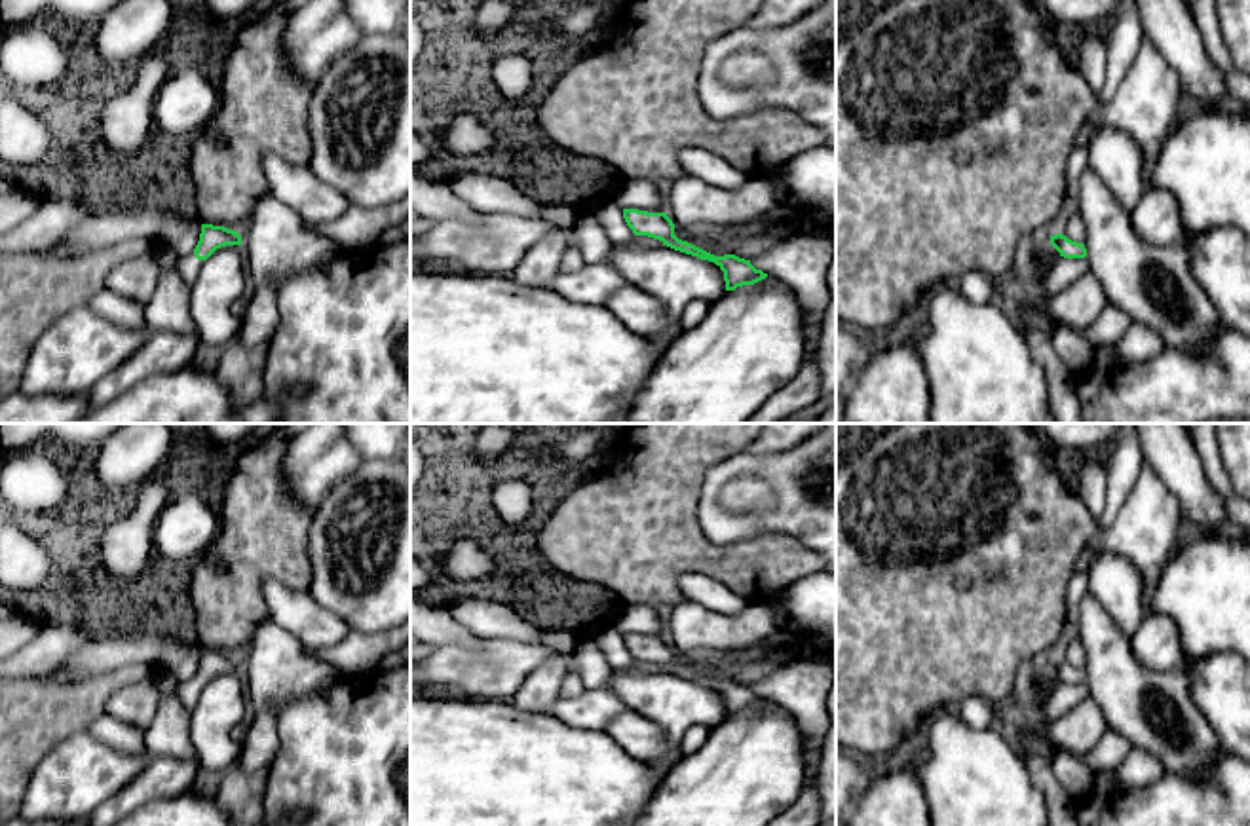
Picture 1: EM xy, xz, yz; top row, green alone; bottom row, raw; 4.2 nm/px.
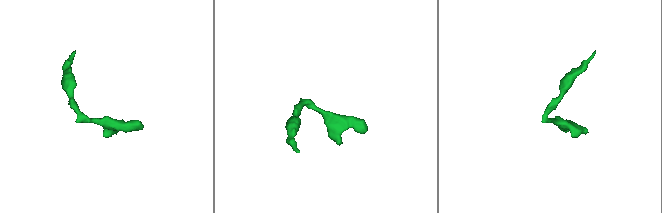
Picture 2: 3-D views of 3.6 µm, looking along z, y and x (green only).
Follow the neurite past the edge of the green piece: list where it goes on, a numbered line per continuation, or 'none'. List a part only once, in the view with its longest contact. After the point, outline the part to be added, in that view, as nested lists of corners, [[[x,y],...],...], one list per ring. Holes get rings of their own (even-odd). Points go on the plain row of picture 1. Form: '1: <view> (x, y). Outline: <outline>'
1: xy (189, 692). Outline: [[[194,678],[177,684],[177,699],[188,708],[194,710],[203,685],[198,685]]]

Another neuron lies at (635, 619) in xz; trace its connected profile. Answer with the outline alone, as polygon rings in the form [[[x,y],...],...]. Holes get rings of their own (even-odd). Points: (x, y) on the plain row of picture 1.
[[[625,606],[612,621],[612,627],[623,634],[638,634],[648,638],[665,638],[667,623],[657,610],[648,606]]]

